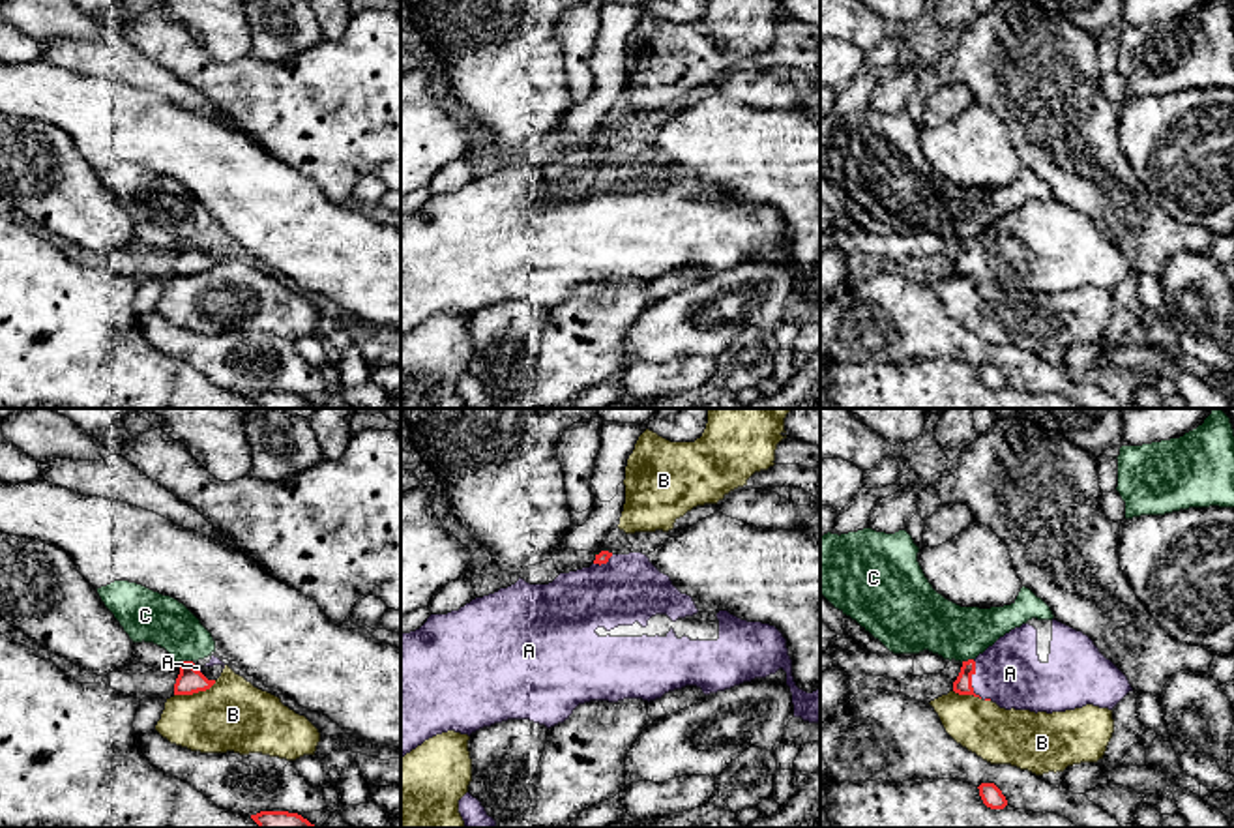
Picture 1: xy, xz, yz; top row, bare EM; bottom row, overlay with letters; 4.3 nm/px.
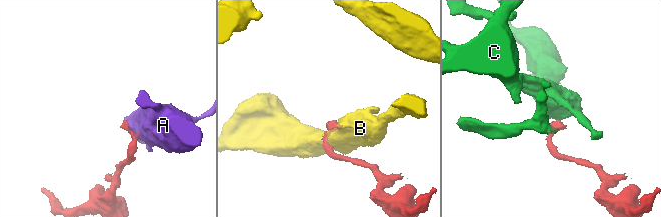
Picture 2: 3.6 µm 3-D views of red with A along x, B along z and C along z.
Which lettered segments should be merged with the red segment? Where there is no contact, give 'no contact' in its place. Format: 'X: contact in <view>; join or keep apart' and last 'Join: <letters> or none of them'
A: contact in yz; join
B: contact in xy; keep apart
C: contact in xy; keep apart
Join: A

